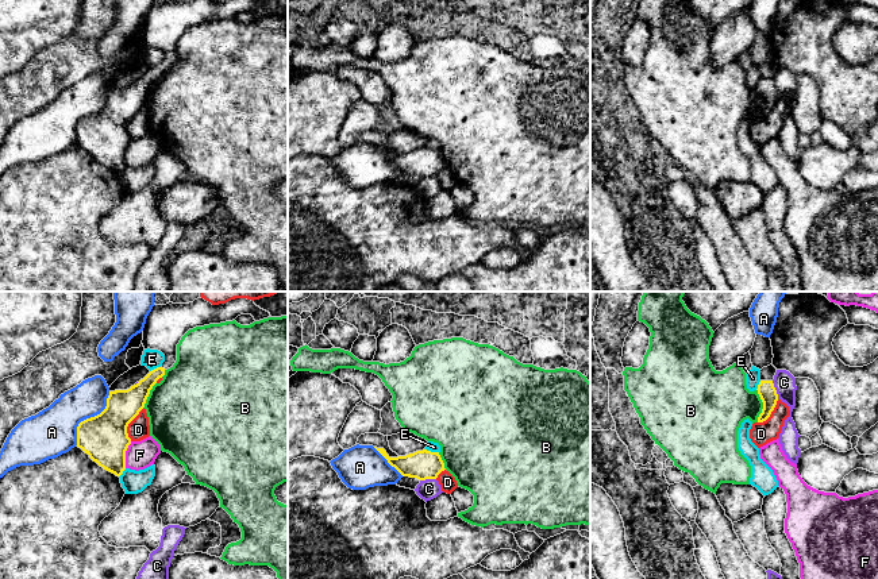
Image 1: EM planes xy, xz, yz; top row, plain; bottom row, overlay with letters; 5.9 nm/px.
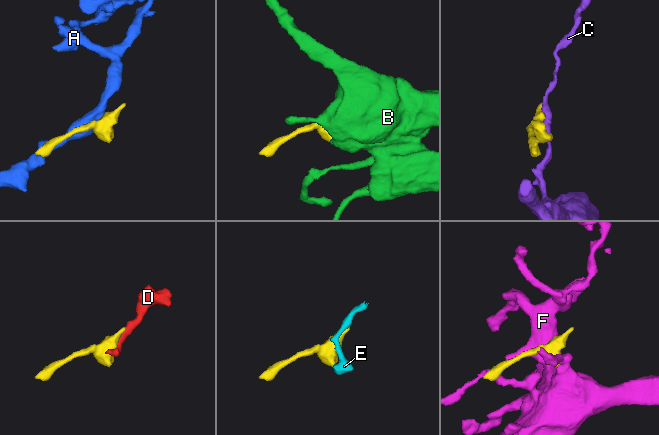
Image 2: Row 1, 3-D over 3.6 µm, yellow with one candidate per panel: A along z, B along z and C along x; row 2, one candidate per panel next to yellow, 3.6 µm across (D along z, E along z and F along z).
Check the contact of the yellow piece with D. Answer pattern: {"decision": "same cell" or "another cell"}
{"decision": "another cell"}

